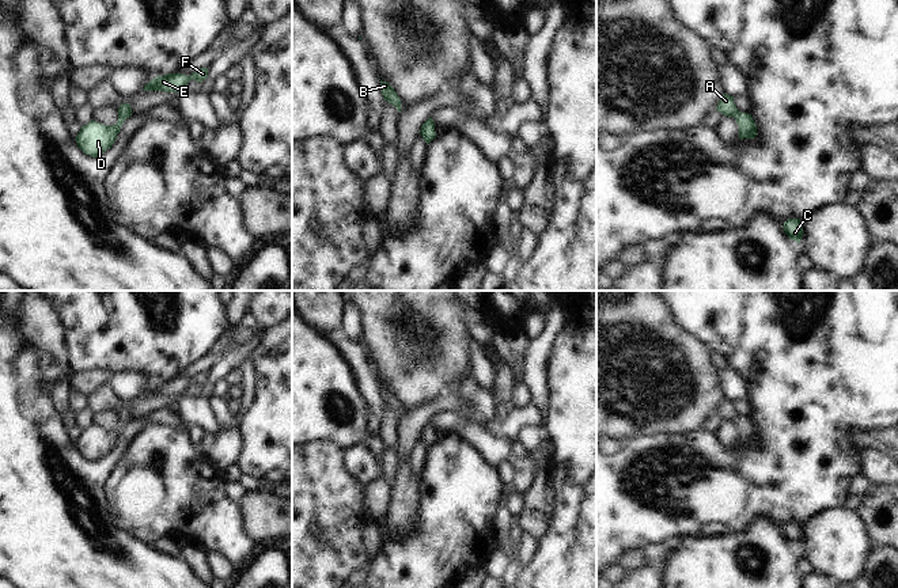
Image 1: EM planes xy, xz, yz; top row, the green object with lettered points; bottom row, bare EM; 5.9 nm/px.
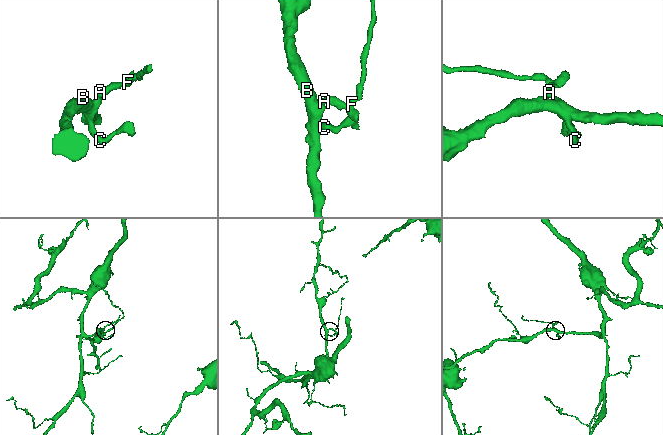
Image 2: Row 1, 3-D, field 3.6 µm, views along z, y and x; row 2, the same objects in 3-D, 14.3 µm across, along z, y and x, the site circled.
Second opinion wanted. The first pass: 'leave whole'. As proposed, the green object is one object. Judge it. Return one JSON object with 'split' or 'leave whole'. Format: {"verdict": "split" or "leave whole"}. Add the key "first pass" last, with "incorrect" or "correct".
{"verdict": "leave whole", "first pass": "correct"}

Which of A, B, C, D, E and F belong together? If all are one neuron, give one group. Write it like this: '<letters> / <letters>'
A B C D E F

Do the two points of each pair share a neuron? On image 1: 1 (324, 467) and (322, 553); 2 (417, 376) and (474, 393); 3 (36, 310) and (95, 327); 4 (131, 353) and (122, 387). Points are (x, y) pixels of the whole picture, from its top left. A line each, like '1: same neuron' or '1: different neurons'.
1: same neuron
2: different neurons
3: different neurons
4: different neurons

